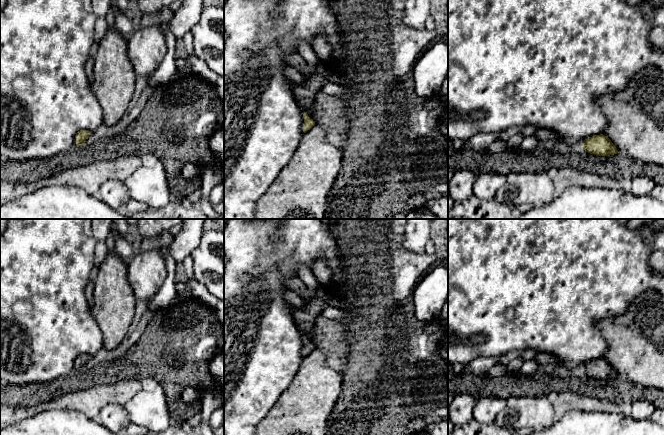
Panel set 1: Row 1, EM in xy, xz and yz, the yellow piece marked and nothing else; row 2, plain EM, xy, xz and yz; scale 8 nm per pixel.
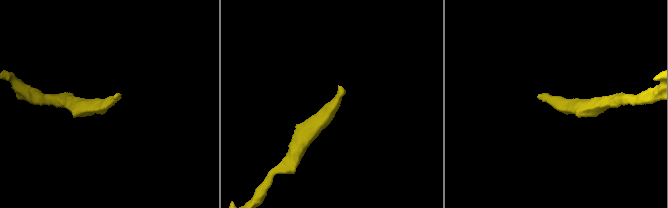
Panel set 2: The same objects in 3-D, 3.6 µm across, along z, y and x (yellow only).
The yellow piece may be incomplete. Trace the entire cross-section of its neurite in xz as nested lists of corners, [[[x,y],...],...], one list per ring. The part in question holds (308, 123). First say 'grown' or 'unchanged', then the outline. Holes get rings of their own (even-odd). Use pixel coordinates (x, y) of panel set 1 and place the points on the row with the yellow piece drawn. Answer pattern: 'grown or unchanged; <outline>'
unchanged; [[[307,112],[303,114],[303,118],[304,118],[303,132],[306,133],[315,125],[315,122],[308,116]]]

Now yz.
unchanged; [[[603,134],[585,139],[582,149],[596,156],[610,156],[619,153],[611,140]]]

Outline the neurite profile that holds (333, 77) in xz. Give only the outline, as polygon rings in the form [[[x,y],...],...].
[[[331,72],[327,76],[327,79],[328,79],[329,82],[336,83],[340,86],[345,86],[345,87],[350,88],[349,85],[348,85],[348,80],[343,75],[339,75],[336,72]]]

